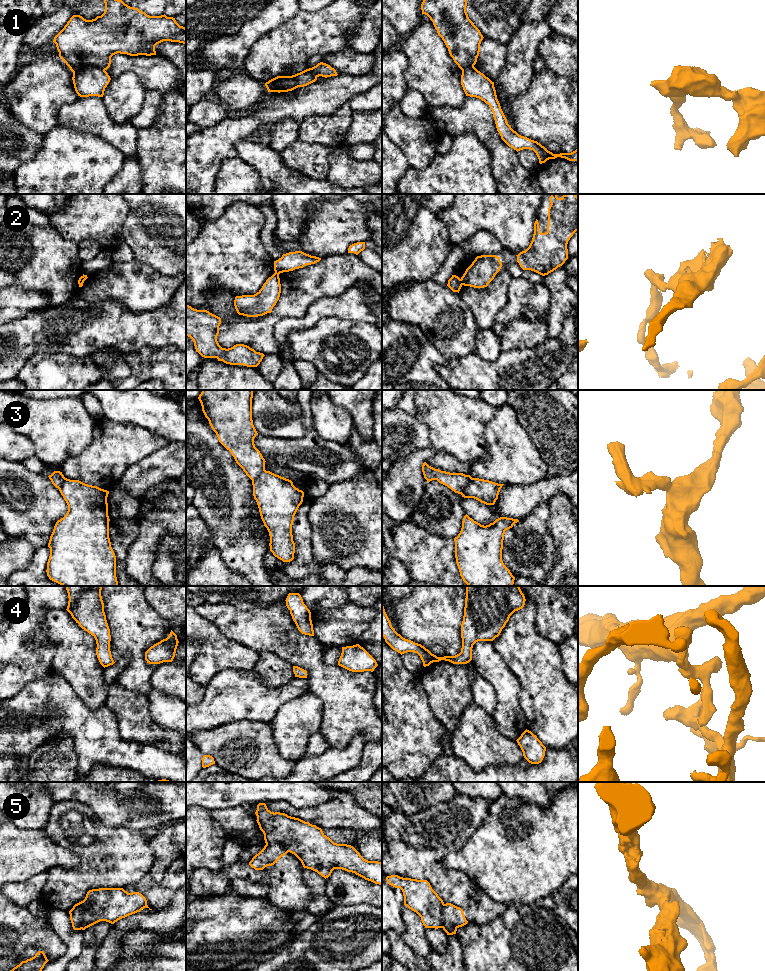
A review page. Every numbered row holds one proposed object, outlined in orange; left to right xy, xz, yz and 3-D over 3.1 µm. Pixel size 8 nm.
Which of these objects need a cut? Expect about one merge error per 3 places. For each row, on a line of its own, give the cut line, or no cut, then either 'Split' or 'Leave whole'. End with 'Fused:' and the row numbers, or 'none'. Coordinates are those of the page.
1: Split along xy (104, 69), (82, 67), (73, 73). Split
2: Split along yz (460, 279), (462, 284). Split
3: Split along yz (472, 478), (461, 494). Split
4: No split. Leave whole
5: Split along xy (81, 905), (82, 928). Split
Fused: 1, 2, 3, 5

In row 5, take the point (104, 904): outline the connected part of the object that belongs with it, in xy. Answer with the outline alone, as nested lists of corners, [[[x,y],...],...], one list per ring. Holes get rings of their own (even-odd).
[[[99,888],[89,890],[85,899],[75,904],[70,911],[81,906],[83,907],[81,924],[82,930],[85,930],[100,921],[106,921],[114,924],[122,918],[140,912],[144,908],[152,910],[148,907],[147,900],[141,893],[128,893],[123,888]]]

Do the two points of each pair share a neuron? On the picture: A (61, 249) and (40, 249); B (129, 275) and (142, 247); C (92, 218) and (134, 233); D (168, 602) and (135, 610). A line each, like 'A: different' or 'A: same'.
A: same
B: different
C: different
D: different

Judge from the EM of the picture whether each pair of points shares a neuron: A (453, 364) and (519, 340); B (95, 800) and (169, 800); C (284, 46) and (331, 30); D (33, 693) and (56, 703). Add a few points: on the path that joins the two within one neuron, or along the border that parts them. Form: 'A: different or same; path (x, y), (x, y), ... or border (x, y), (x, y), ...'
A: different; border (524, 348), (501, 351)
B: same; path (118, 807), (127, 807), (139, 819), (163, 815)
C: same; path (296, 45), (310, 35), (319, 35)
D: same; path (39, 699), (43, 703), (50, 703)

